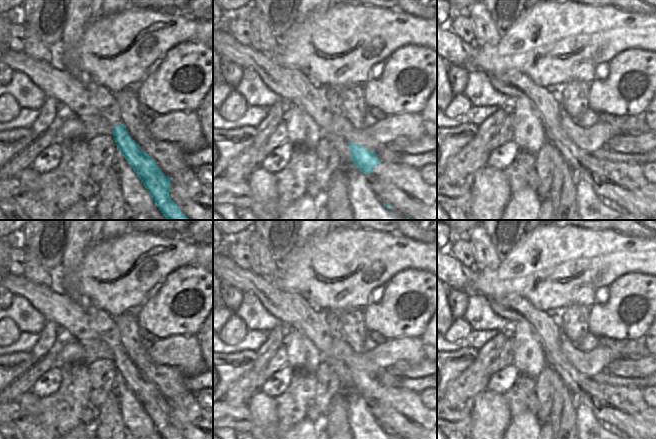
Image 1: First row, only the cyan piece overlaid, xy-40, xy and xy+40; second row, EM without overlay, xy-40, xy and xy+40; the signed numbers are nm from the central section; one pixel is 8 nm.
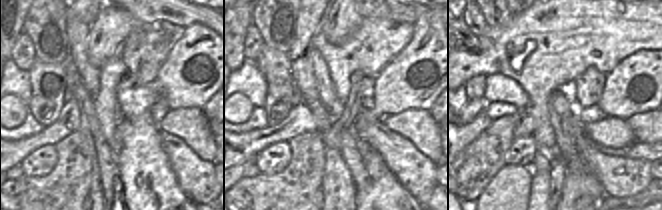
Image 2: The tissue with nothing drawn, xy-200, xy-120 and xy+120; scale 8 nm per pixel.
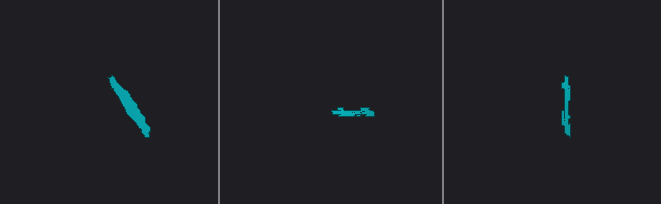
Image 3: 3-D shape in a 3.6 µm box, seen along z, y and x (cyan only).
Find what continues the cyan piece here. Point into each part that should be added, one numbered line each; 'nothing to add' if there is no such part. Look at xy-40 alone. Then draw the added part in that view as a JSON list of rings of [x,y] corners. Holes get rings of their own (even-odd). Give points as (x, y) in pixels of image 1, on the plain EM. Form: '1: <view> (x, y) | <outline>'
1: xy-40 (105, 326) | [[[85,300],[85,313],[99,340],[111,351],[123,348],[121,335],[115,318],[104,310]]]

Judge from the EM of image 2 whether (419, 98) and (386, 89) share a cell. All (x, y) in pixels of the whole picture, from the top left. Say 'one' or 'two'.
one

